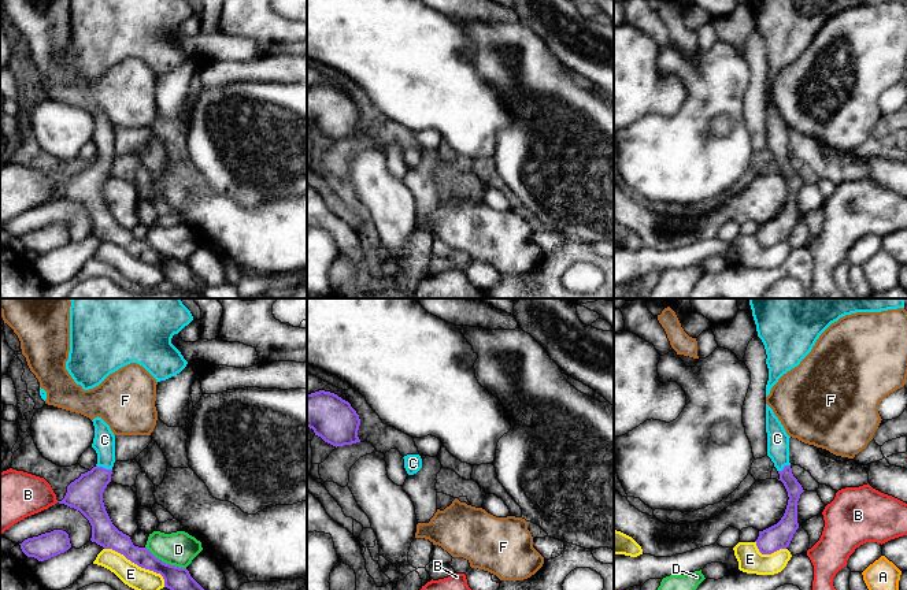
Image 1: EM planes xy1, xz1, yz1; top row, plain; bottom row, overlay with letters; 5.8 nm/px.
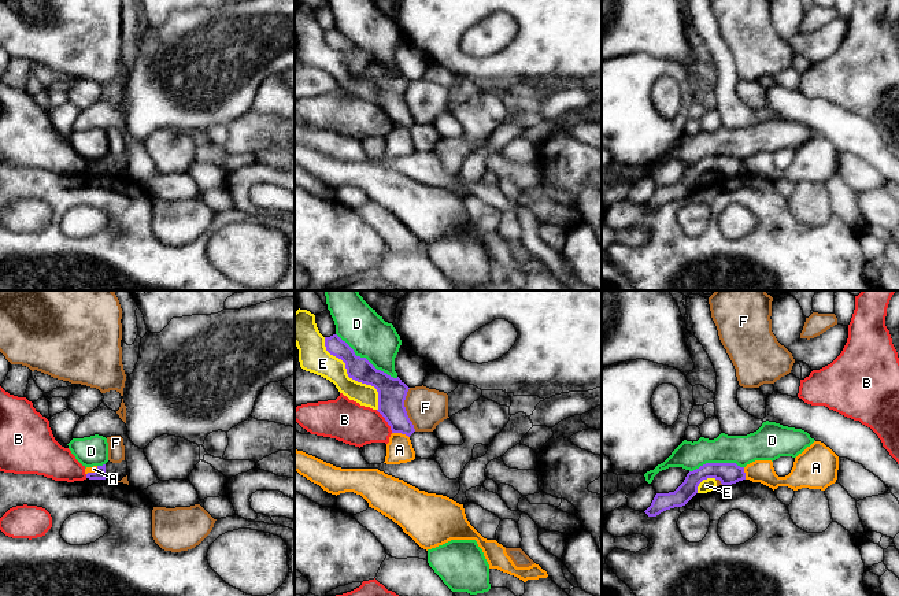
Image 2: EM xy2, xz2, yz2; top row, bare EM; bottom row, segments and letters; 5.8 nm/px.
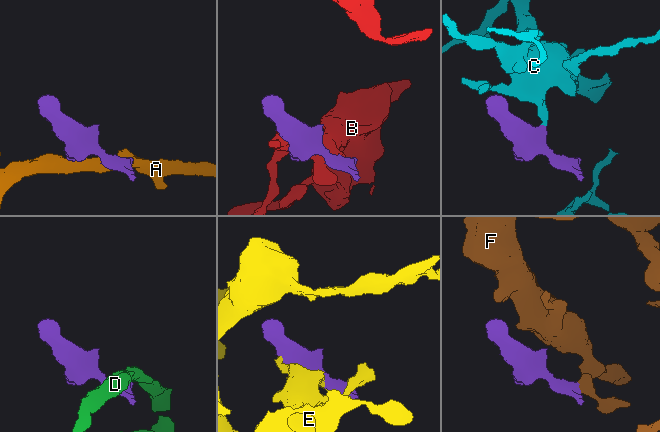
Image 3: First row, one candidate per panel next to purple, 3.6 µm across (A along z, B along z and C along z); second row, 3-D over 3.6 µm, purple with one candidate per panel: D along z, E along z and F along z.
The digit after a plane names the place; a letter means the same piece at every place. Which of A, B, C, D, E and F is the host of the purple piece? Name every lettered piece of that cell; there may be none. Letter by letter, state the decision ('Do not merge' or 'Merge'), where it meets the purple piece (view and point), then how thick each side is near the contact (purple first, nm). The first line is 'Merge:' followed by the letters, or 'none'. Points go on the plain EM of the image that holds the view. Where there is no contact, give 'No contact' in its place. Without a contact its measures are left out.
Merge: C
A: Do not merge. Touches purple at xz2 (400, 125). Thickness 170 nm (purple) against 160 nm
B: Do not merge. Touches purple at xz2 (385, 113). Thickness 170 nm (purple) against 240 nm
C: Merge. Touches purple at xy1 (104, 162). Thickness 200 nm (purple) against 130 nm
D: Do not merge. Touches purple at xz2 (365, 51). Thickness 160 nm (purple) against 240 nm
E: Do not merge. Touches purple at xz2 (351, 70). Thickness 160 nm (purple) against 170 nm
F: Do not merge. Touches purple at xz2 (404, 103). Thickness 170 nm (purple) against 220 nm

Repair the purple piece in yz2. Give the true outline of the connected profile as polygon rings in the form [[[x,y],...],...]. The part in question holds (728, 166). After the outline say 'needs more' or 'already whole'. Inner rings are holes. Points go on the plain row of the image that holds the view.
[[[706,156],[689,164],[674,185],[656,186],[644,206],[648,210],[656,210],[666,203],[685,199],[698,186],[699,177],[707,171],[719,173],[722,178],[732,178],[746,173],[746,166],[744,160],[736,156]]] | already whole

